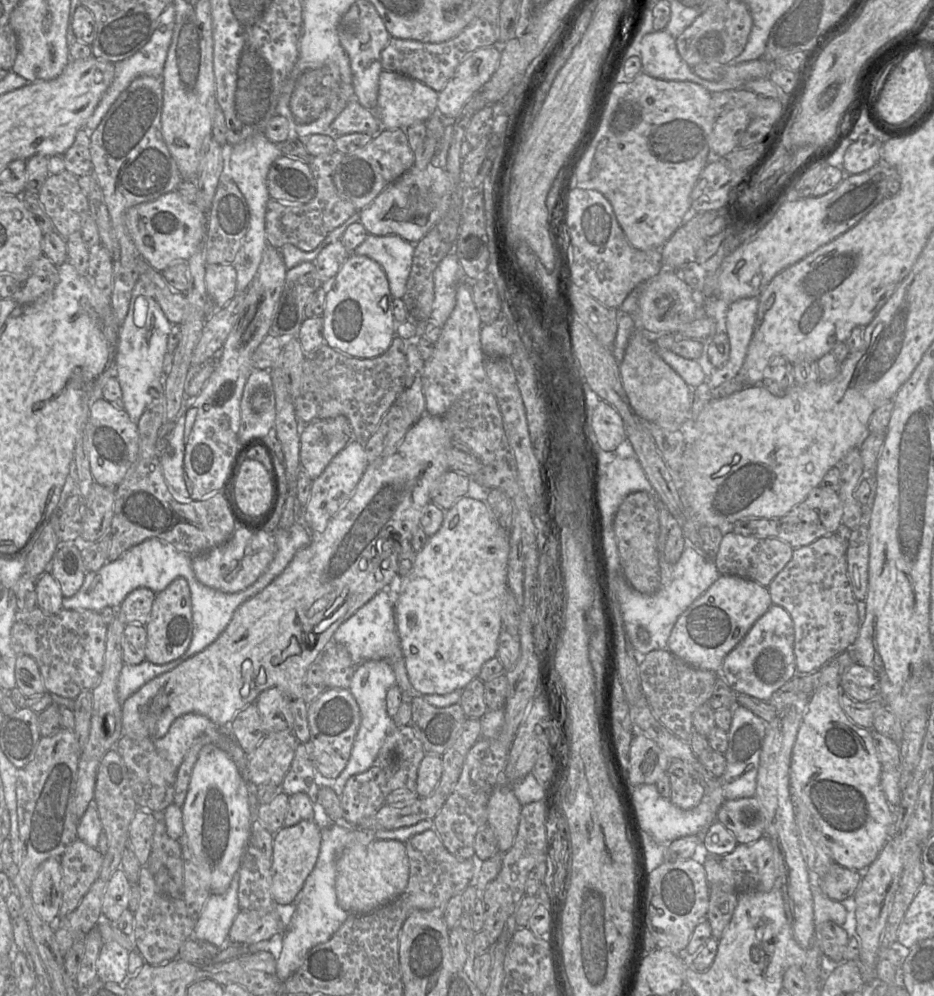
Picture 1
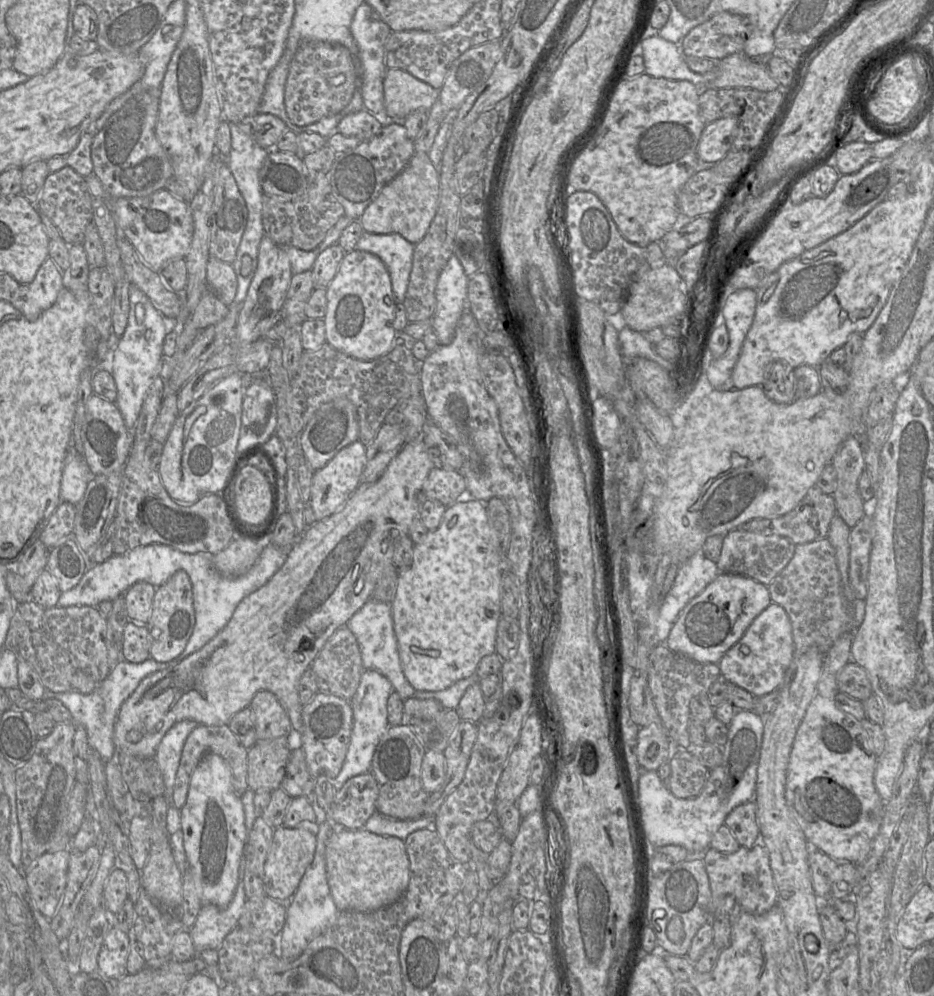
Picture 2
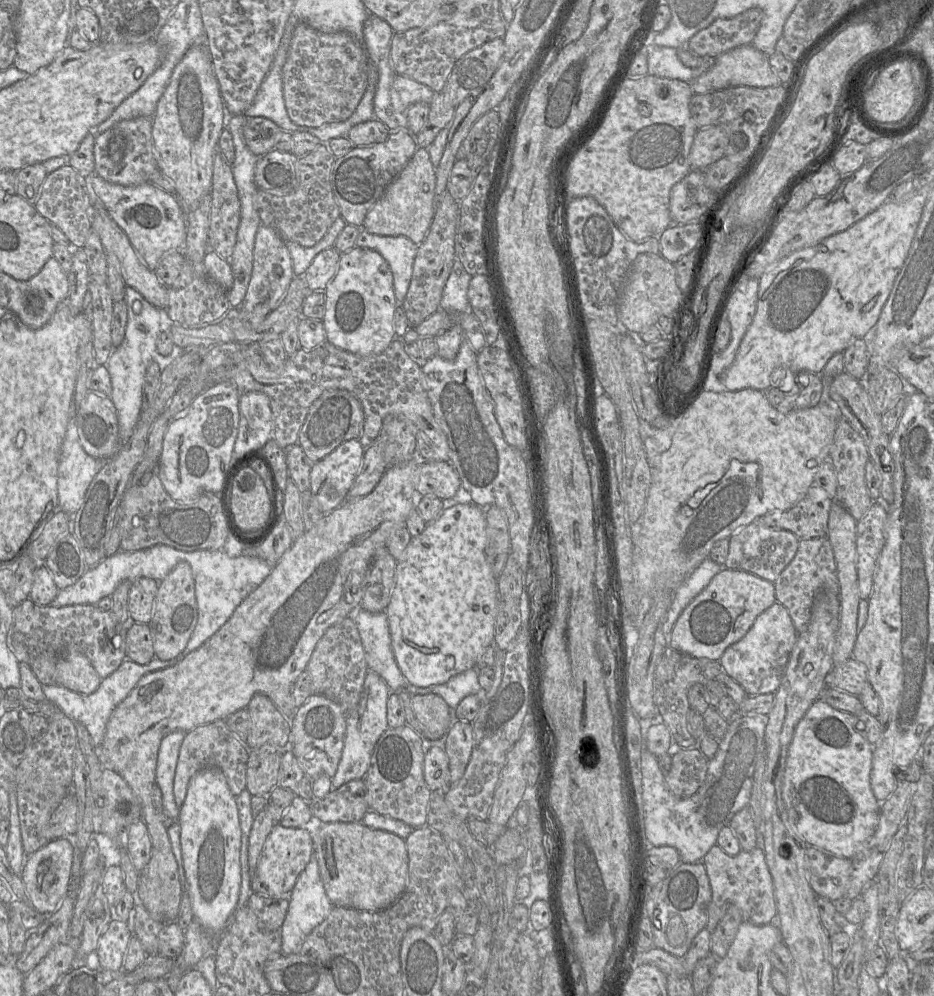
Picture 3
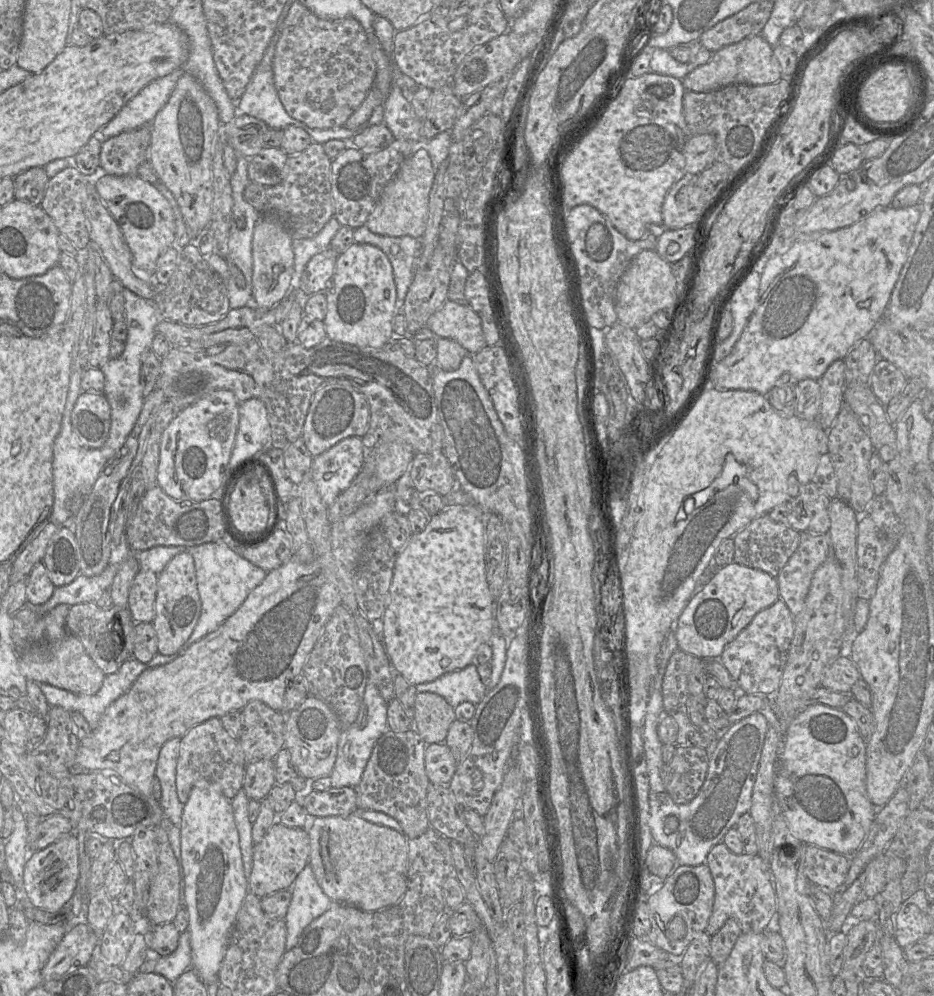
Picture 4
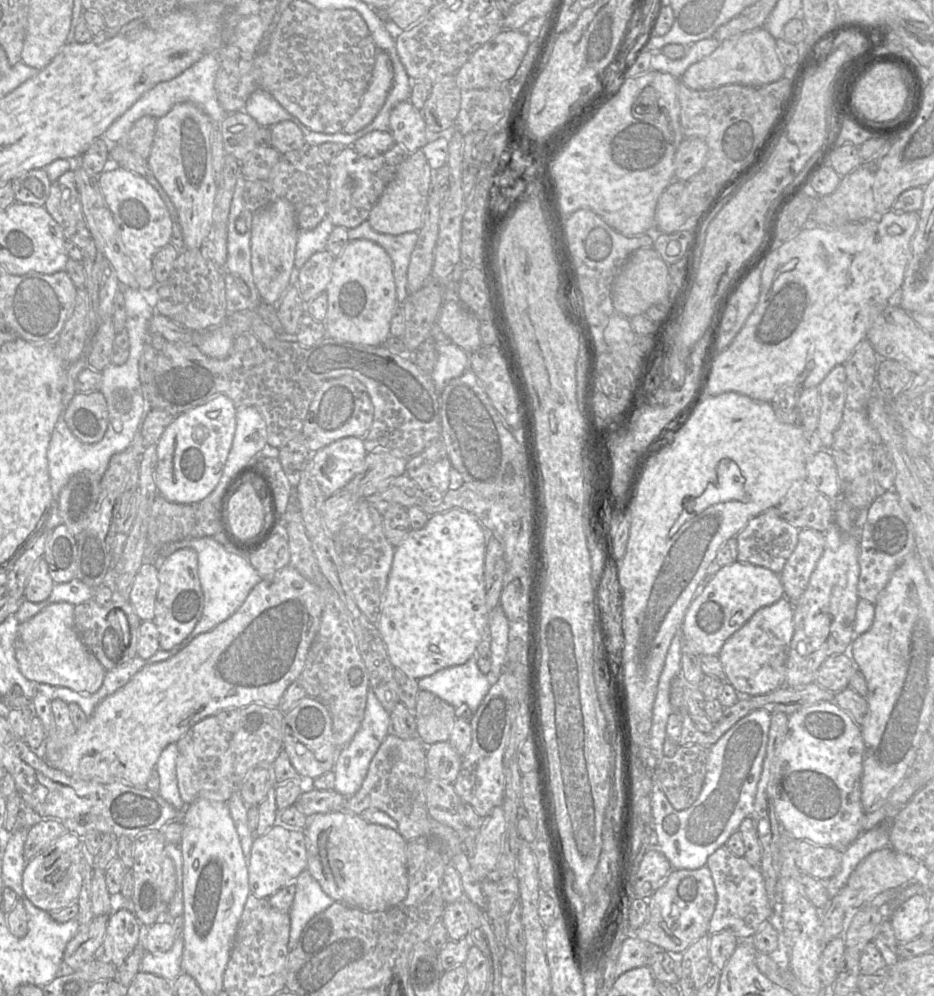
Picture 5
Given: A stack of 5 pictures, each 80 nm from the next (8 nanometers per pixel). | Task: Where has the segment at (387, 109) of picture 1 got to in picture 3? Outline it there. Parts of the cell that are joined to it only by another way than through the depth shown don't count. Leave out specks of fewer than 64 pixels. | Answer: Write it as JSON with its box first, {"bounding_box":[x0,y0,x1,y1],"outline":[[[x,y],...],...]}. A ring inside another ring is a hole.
{"bounding_box":[390,75,435,112],"outline":[[[394,75],[390,88],[390,102],[397,112],[406,112],[407,108],[417,102],[430,104],[435,92],[426,85],[404,75]]]}

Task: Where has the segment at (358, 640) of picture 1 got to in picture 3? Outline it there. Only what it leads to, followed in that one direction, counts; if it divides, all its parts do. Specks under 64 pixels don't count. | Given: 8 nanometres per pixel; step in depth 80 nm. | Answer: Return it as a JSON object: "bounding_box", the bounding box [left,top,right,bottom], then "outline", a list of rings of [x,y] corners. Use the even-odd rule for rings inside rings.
{"bounding_box":[354,608,407,692],"outline":[[[359,608],[354,614],[368,669],[377,673],[392,692],[398,692],[407,686],[395,660],[386,610],[370,612]]]}

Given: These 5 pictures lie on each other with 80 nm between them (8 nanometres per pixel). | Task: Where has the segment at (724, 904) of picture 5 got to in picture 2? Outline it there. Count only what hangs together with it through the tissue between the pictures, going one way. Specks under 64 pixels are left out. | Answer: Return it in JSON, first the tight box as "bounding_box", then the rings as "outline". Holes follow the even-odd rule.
{"bounding_box":[691,841,777,920],"outline":[[[760,841],[749,848],[740,846],[733,853],[722,853],[714,848],[708,848],[702,854],[691,856],[703,860],[708,875],[711,890],[710,920],[721,900],[727,895],[735,897],[742,911],[753,915],[764,914],[777,905],[777,890],[770,867],[769,853]]]}

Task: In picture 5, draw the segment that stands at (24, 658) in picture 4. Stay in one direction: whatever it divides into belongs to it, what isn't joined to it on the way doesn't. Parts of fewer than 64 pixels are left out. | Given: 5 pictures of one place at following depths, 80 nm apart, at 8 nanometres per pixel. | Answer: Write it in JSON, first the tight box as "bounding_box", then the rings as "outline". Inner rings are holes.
{"bounding_box":[14,602,106,694],"outline":[[[56,602],[20,623],[14,642],[15,658],[21,674],[32,683],[67,687],[93,694],[102,686],[106,670],[79,638],[73,621],[74,605]]]}

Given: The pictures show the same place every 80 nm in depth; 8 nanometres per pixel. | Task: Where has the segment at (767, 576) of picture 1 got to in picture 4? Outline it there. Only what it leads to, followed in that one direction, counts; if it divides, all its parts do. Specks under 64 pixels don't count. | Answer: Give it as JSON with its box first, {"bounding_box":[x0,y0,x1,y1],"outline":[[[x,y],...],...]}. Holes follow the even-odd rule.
{"bounding_box":[733,514,800,578],"outline":[[[765,514],[740,530],[733,539],[735,544],[734,562],[762,570],[777,578],[782,568],[796,551],[800,541],[800,533],[775,522],[768,514]]]}

